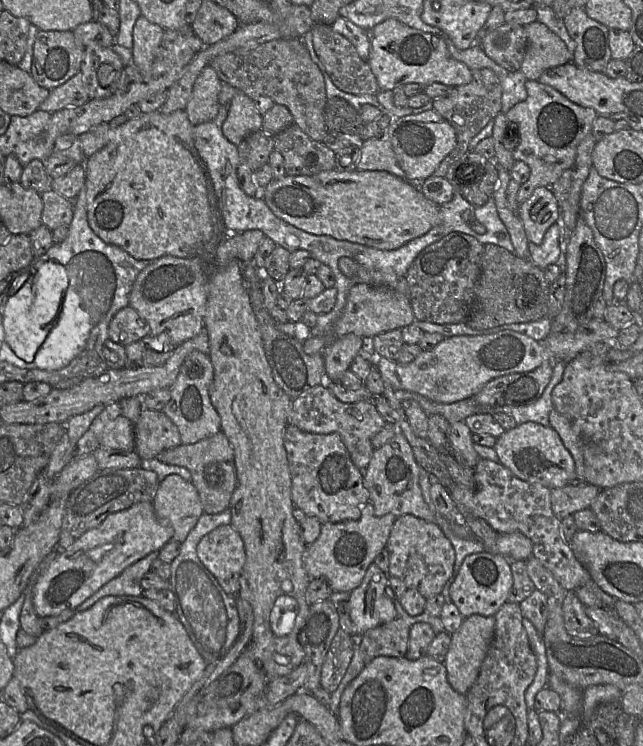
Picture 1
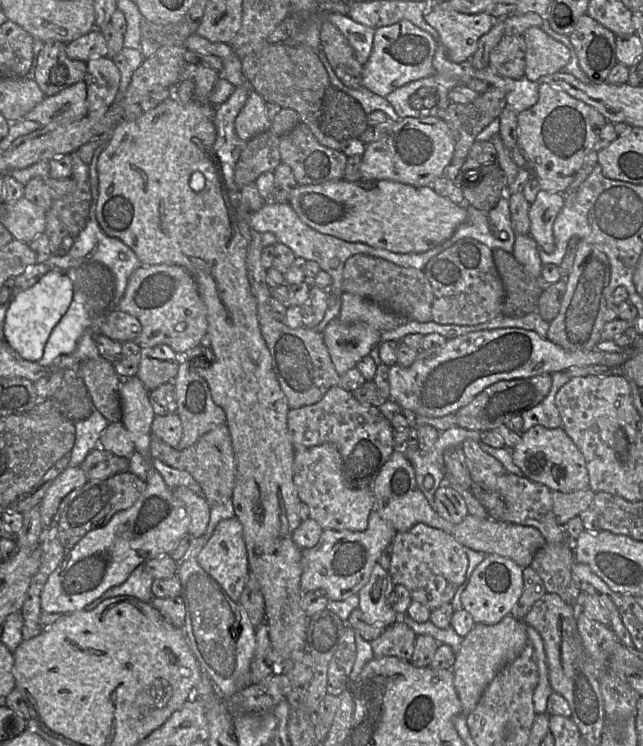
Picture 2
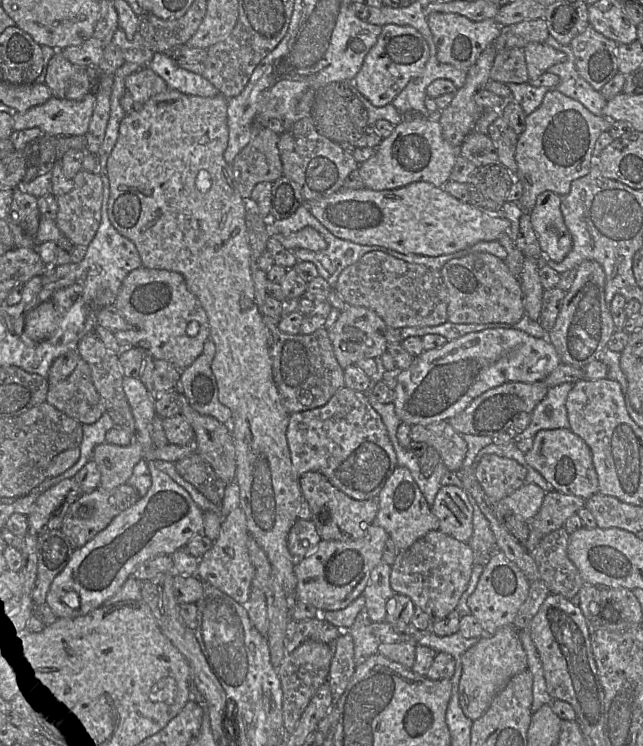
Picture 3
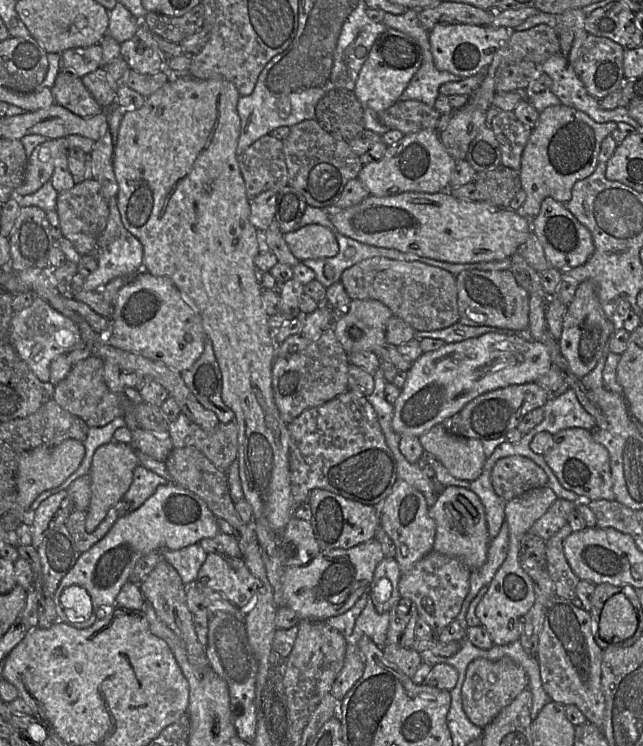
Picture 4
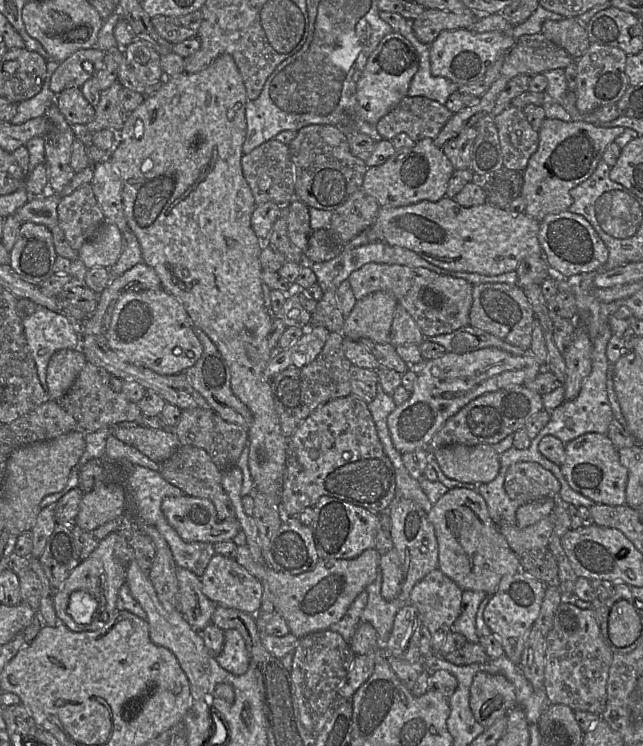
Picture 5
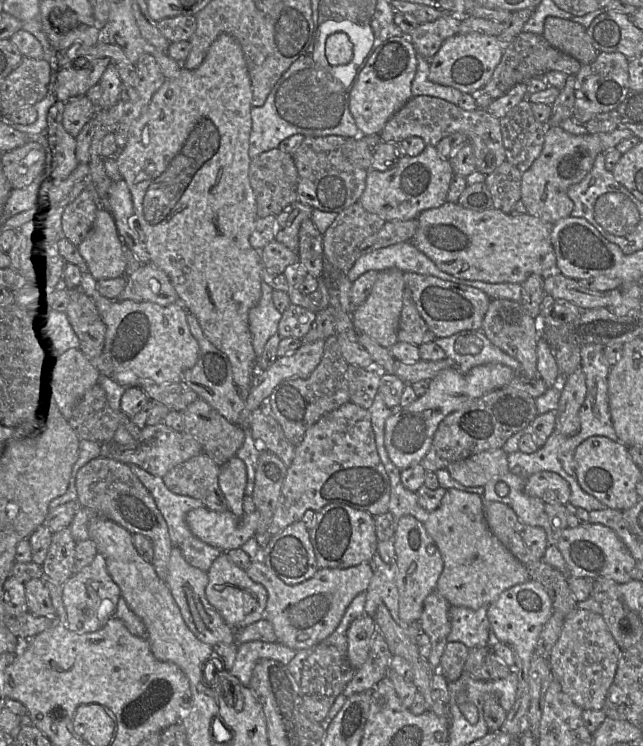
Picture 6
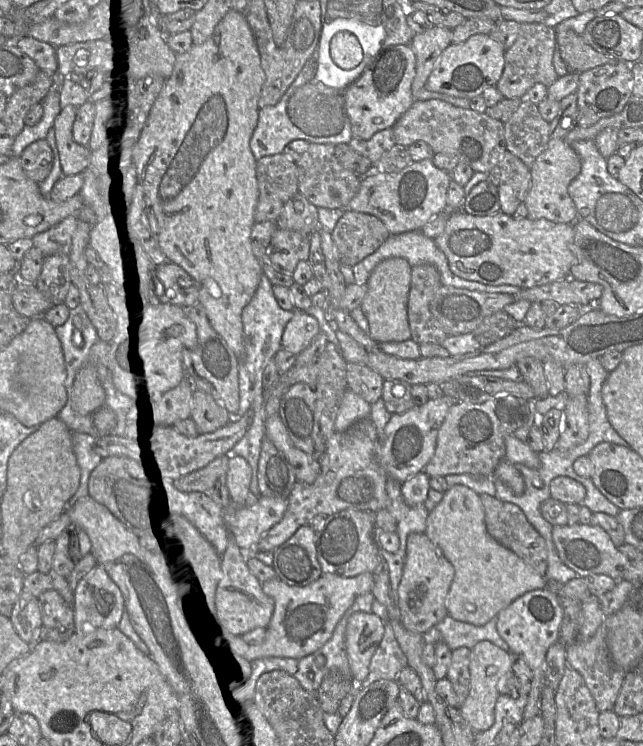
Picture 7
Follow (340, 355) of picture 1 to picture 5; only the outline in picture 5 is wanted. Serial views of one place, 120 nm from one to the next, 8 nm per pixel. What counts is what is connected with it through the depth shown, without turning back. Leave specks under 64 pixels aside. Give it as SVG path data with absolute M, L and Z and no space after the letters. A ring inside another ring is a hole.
M385 291L373 292L357 300L344 320L343 336L354 341L368 338L380 344L390 343L390 329L397 305L394 295Z

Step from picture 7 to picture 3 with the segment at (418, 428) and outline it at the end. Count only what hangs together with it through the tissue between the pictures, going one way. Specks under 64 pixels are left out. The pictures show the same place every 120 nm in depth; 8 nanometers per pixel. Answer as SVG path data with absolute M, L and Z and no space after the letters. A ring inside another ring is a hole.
M496 328L468 333L447 341L440 348L424 350L408 369L400 372L394 389L395 412L401 422L410 426L448 421L487 390L506 382L544 381L561 363L559 354L548 339L535 338L521 330Z

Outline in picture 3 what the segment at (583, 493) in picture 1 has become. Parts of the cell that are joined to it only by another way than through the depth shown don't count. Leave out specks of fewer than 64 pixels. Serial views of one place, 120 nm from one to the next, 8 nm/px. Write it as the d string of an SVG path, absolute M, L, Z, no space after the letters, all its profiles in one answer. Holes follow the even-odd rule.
M559 491L546 492L538 514L528 522L530 529L539 531L543 536L563 528L566 520L585 507L586 500Z

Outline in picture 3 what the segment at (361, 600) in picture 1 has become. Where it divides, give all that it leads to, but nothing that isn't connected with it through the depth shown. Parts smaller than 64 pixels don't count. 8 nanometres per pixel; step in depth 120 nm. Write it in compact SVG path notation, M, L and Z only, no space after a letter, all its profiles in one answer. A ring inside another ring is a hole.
M379 563L370 573L368 583L362 592L364 609L372 623L384 622L387 615L386 604L395 595L390 585L391 565Z

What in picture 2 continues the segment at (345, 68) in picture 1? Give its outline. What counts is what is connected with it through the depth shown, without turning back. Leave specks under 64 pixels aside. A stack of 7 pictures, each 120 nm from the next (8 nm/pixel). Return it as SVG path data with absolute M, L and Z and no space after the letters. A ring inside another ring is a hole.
M323 22L320 41L321 48L337 78L347 87L362 87L364 65L358 62L347 39L332 22Z

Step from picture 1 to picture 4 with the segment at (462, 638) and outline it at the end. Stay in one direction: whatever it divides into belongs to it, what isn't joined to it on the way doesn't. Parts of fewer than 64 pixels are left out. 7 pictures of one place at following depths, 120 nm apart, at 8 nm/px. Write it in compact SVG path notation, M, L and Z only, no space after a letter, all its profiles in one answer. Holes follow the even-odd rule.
M509 658L497 661L475 659L468 665L462 684L461 698L464 712L473 724L483 729L526 688L525 671Z

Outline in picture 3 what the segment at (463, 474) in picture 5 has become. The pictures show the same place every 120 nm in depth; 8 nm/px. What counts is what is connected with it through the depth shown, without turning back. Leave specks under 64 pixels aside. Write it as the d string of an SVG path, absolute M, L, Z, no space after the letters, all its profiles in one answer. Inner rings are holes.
M448 421L412 425L410 438L435 448L449 471L458 472L463 467L467 443Z

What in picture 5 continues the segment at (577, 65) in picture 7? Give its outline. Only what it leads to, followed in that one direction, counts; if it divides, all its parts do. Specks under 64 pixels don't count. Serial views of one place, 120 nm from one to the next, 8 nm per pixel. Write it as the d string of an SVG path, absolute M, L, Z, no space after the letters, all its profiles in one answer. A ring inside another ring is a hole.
M565 18L561 21L546 20L542 24L541 33L576 60L586 52L591 44L586 28L574 18Z

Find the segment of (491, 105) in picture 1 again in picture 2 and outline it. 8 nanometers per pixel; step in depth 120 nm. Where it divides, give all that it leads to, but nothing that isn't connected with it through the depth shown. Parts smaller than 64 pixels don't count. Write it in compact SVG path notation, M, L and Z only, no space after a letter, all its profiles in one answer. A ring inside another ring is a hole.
M490 86L473 102L450 102L446 109L441 111L441 118L447 123L454 140L453 159L465 159L468 156L476 136L499 117L506 105L504 92Z

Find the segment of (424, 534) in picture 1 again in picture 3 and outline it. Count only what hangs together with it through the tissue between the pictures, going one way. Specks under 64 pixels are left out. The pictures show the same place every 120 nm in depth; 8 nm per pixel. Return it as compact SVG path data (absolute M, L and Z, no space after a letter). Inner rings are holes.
M440 530L428 532L409 548L398 551L391 565L390 585L395 594L408 596L416 608L422 610L435 623L455 611L466 591L474 555L468 543L460 542Z

